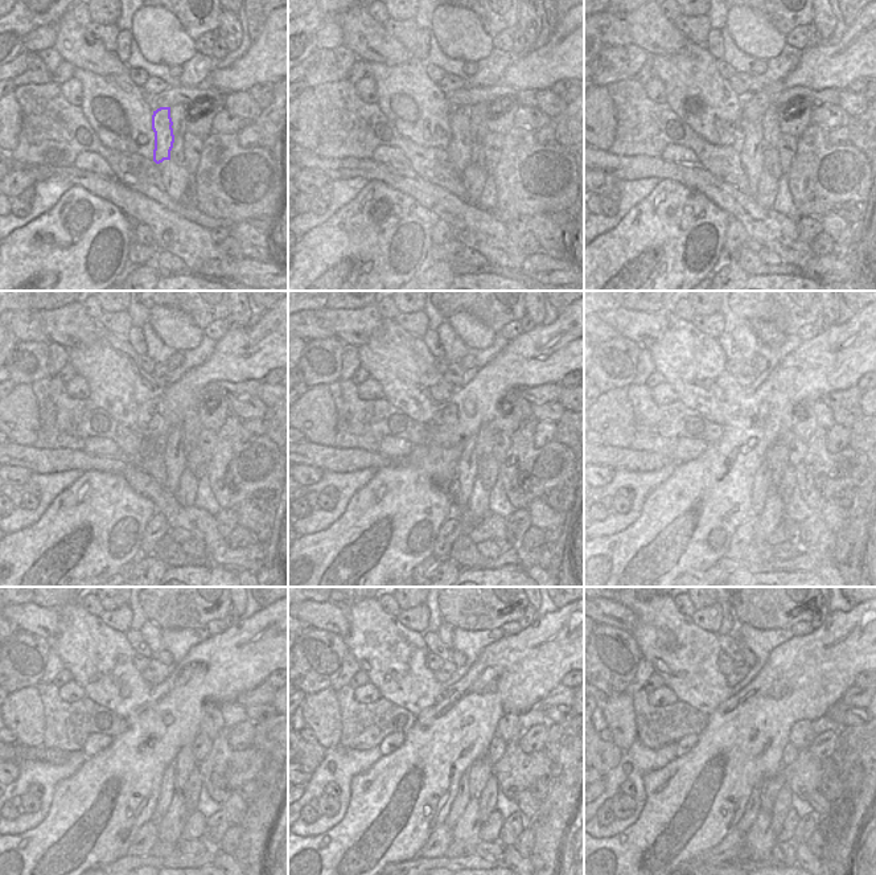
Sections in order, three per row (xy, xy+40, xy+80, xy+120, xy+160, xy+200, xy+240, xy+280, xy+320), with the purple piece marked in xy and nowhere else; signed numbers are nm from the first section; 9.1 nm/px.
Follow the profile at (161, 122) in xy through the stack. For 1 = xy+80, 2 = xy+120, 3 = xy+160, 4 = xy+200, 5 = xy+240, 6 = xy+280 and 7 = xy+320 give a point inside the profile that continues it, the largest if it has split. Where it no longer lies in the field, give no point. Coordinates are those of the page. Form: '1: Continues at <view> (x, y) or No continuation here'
1: Continues at xy+80 (752, 153)
2: Continues at xy+120 (173, 457)
3: Continues at xy+160 (467, 469)
4: Continues at xy+200 (763, 477)
5: Continues at xy+240 (167, 789)
6: Continues at xy+280 (461, 797)
7: Continues at xy+320 (753, 806).

